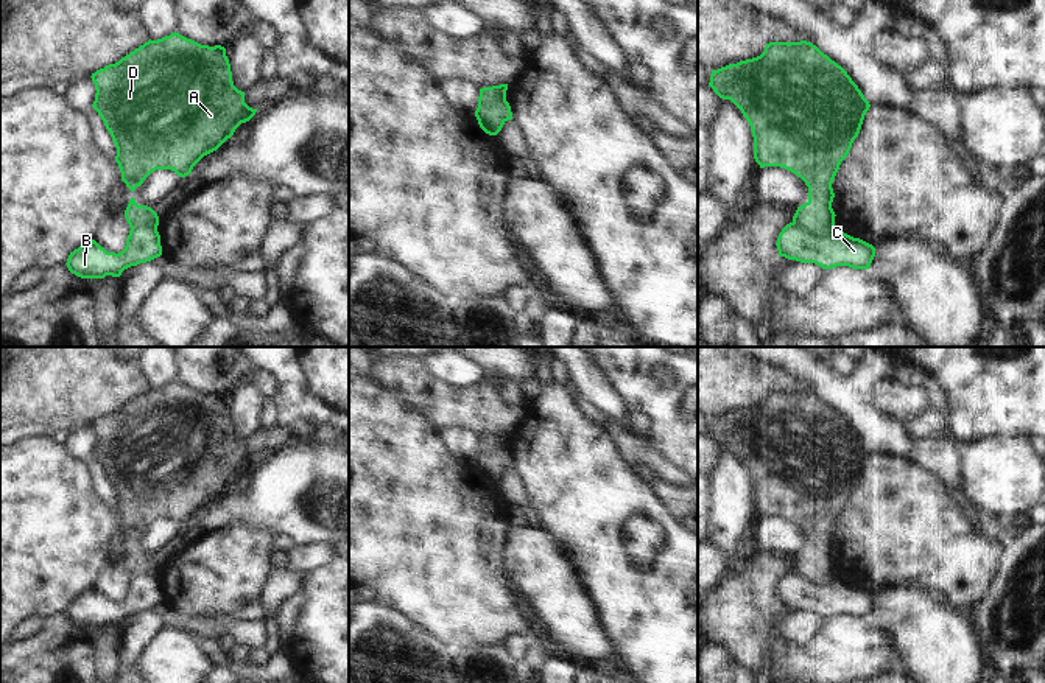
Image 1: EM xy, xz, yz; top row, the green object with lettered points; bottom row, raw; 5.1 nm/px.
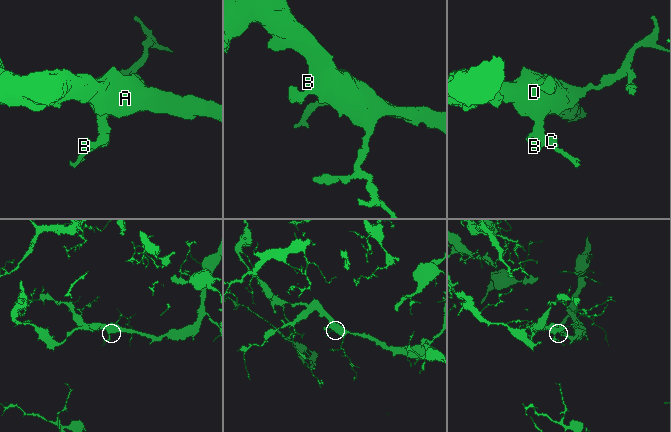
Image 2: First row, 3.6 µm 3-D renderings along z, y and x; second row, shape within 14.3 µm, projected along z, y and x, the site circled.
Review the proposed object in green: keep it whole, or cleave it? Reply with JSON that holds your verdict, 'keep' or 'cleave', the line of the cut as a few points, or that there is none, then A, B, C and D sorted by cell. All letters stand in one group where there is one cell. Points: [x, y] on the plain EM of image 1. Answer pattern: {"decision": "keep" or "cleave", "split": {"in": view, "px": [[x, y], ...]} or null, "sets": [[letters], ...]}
{"decision": "cleave", "split": {"in": "yz", "px": [[793, 570], [816, 582], [827, 582], [835, 576]]}, "sets": [["A", "D"], ["B", "C"]]}

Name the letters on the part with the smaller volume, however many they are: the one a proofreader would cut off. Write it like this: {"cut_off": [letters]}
{"cut_off": ["B", "C"]}

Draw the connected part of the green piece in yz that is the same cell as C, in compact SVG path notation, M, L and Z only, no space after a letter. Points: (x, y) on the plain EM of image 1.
M794 571L786 573L777 587L780 605L800 611L815 611L822 618L849 615L852 618L869 618L875 596L860 587L833 577L827 583L816 583Z

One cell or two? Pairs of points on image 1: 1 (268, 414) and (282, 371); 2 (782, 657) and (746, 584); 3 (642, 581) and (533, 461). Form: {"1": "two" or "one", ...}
{"1": "two", "2": "two", "3": "one"}

